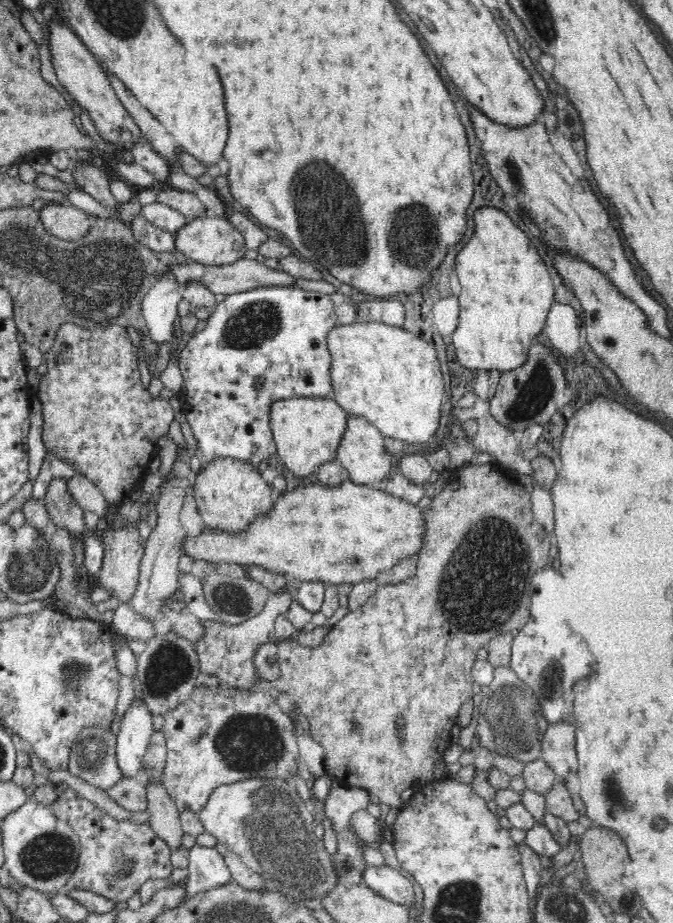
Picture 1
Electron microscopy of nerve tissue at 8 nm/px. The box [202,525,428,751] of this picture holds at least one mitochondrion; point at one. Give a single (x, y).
(234, 600)

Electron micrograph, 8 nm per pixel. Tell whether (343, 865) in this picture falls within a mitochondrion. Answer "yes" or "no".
yes

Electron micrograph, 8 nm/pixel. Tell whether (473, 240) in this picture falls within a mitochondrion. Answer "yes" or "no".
no

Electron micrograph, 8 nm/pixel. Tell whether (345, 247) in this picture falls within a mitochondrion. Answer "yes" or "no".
yes

